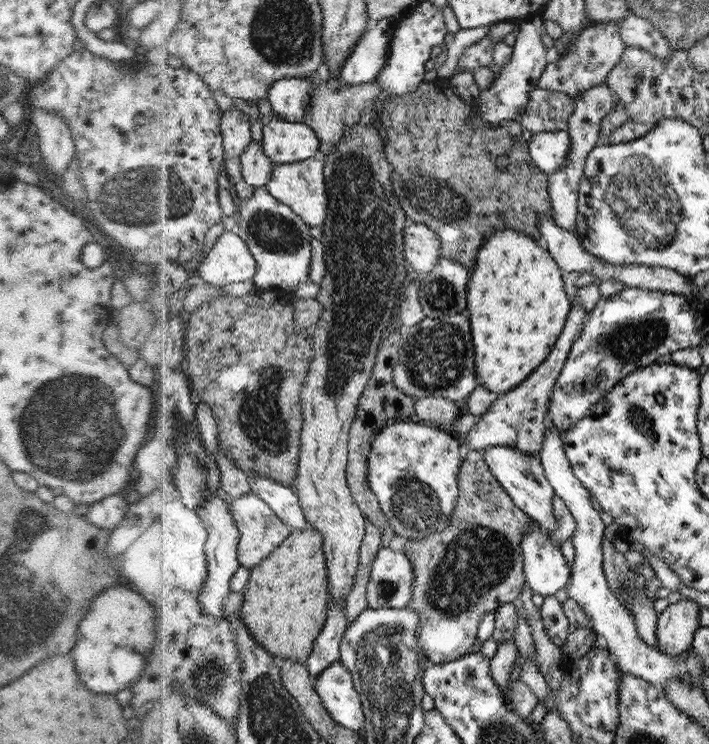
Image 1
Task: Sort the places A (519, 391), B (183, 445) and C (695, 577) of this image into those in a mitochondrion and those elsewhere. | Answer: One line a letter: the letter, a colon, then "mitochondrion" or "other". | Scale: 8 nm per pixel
A: other
B: mitochondrion
C: other

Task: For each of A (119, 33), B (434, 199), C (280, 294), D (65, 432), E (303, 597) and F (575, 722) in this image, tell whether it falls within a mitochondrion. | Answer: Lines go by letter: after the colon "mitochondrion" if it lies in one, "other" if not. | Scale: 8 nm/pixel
A: other
B: mitochondrion
C: other
D: mitochondrion
E: other
F: other

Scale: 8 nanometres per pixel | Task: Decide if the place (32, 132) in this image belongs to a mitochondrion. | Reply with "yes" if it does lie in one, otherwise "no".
no

